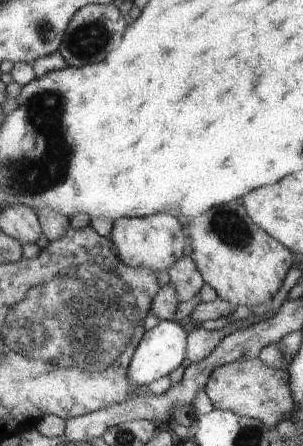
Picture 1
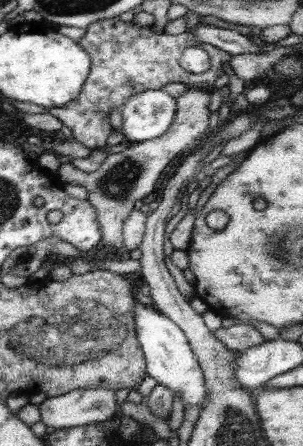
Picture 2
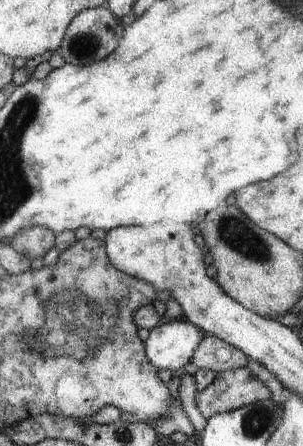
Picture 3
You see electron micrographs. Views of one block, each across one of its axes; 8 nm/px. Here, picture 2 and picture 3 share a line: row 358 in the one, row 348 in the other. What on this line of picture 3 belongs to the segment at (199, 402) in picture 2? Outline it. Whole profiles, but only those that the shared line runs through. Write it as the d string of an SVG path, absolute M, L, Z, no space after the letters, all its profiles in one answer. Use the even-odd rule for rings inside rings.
M173 320L155 326L145 340L145 354L159 370L179 370L191 362L195 350L205 340L205 332L189 320Z

